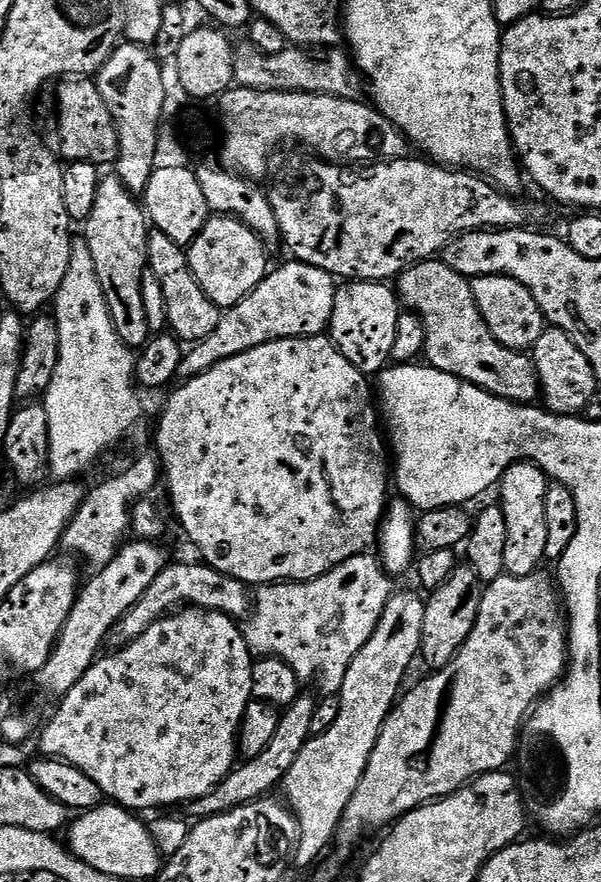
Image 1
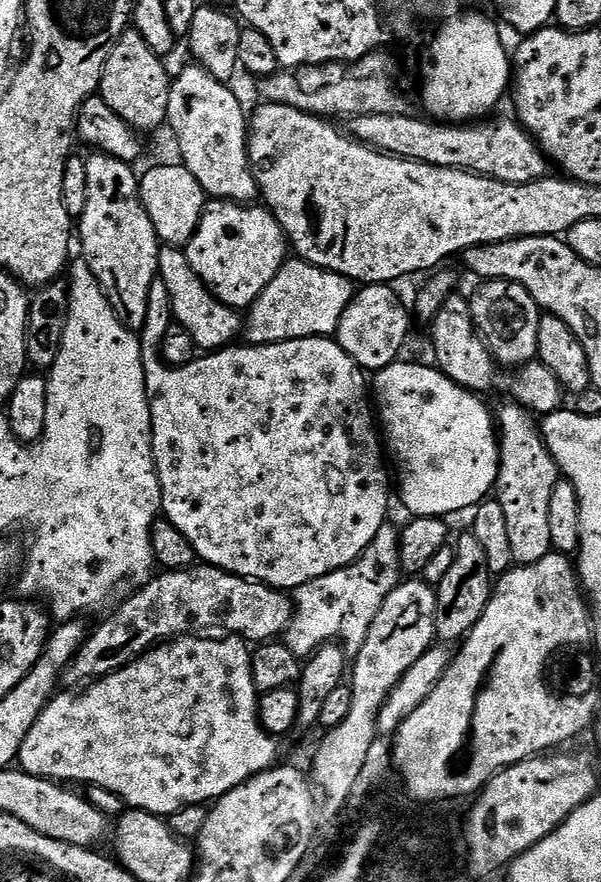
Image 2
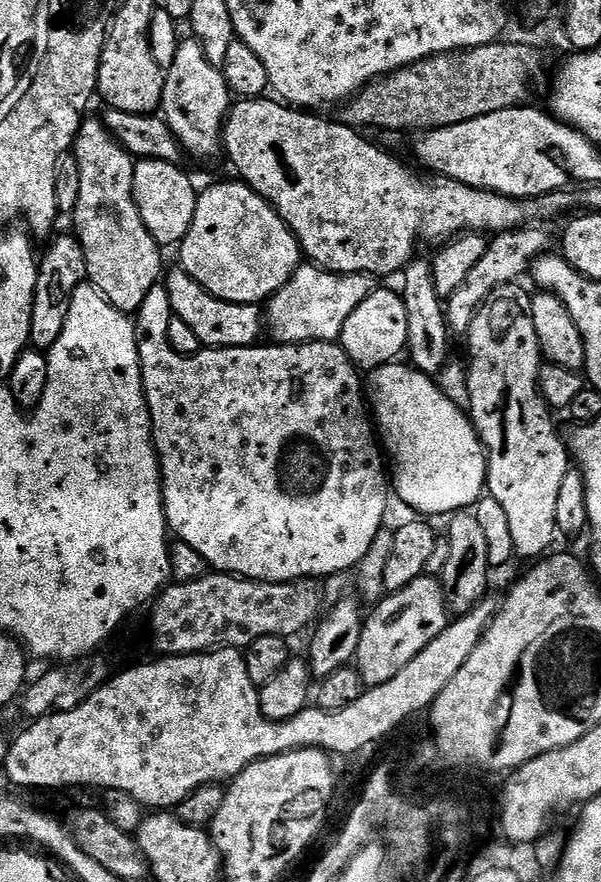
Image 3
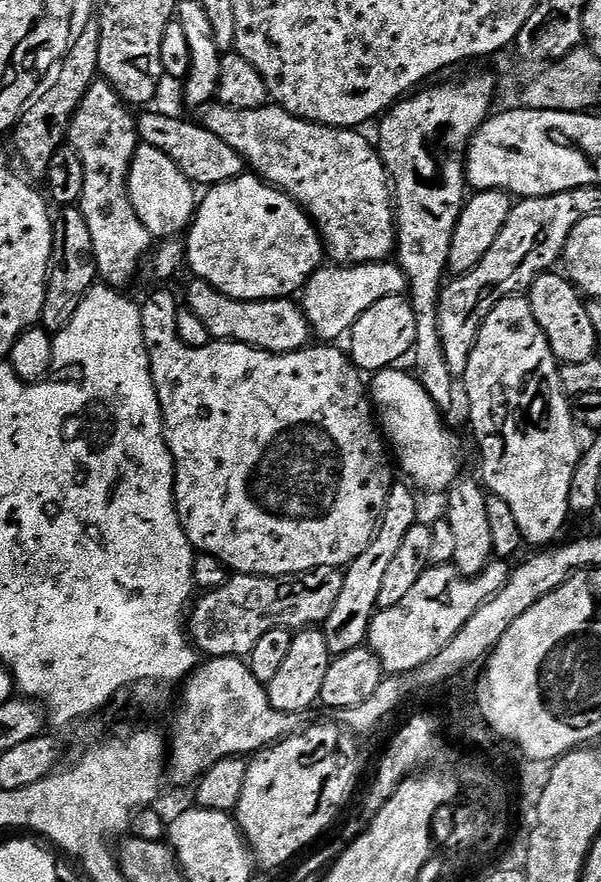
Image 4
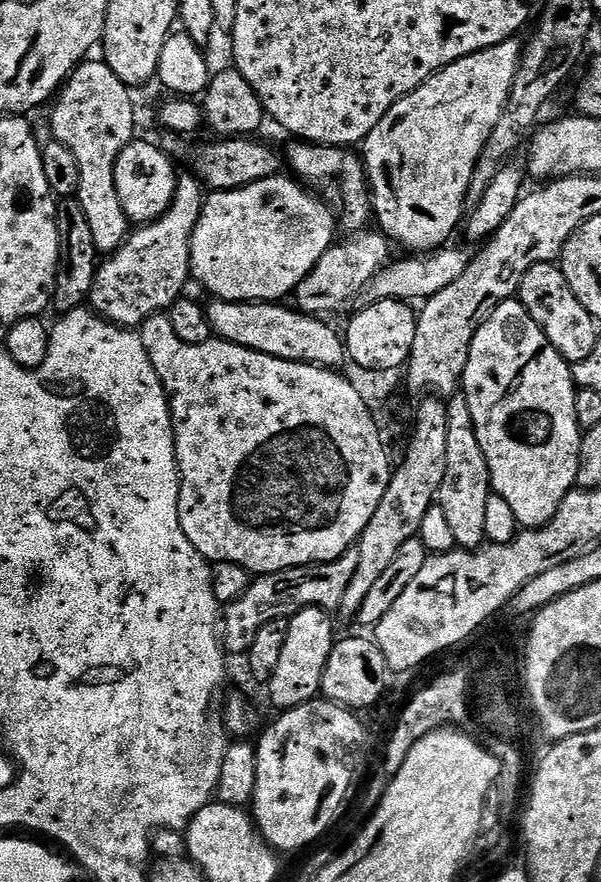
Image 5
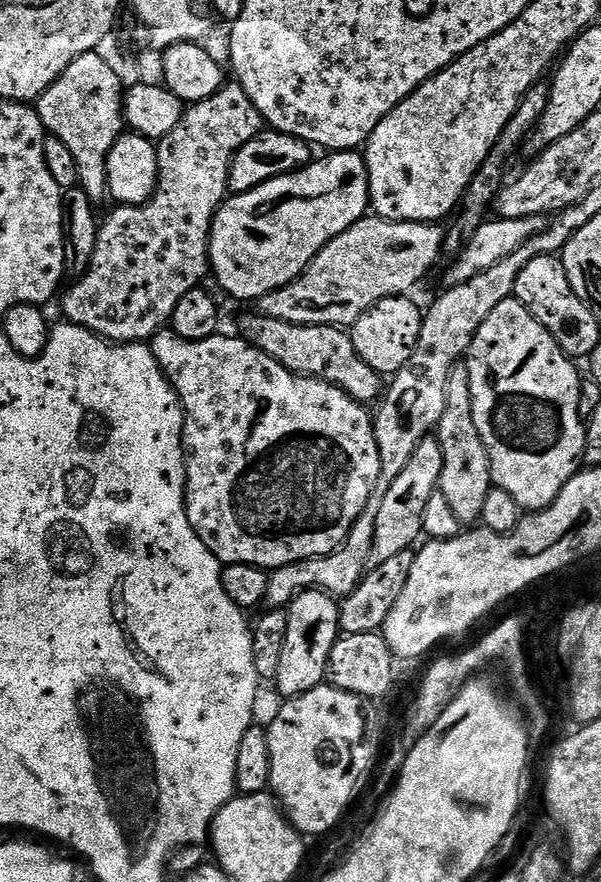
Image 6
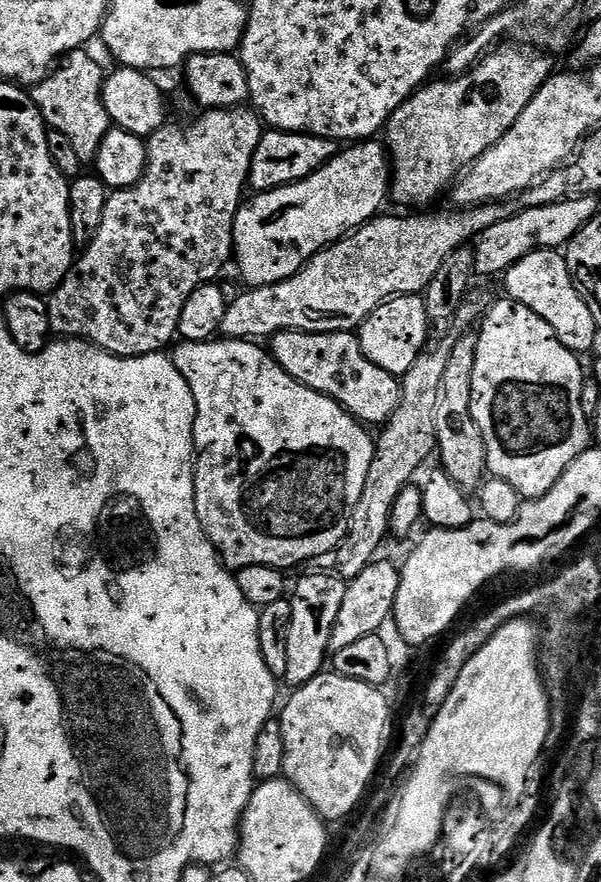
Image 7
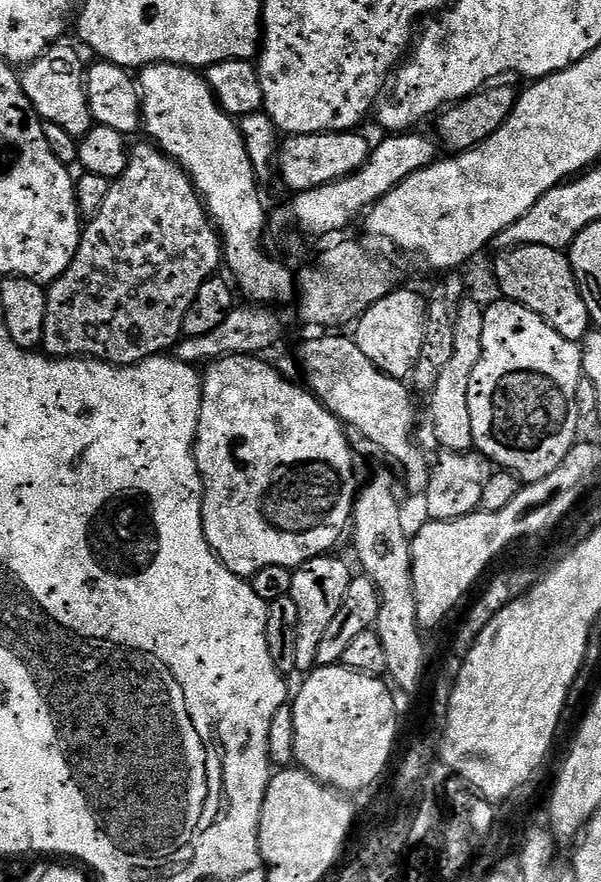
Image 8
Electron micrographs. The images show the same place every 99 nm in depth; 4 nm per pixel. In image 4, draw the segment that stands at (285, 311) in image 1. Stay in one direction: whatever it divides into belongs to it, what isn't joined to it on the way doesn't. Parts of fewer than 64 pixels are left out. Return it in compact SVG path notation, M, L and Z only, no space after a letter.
M375 260L369 264L354 264L351 266L331 266L332 268L327 268L327 266L321 266L316 269L316 273L310 277L310 279L304 284L302 291L298 296L298 303L300 305L301 311L304 312L305 318L308 320L308 325L313 330L313 333L318 337L321 336L321 341L324 342L336 342L339 336L347 337L351 333L354 322L358 318L362 318L362 314L366 314L366 310L370 310L370 306L374 306L374 302L382 302L382 298L387 296L404 296L408 291L408 279L404 277L404 272L401 270L400 265L395 262L389 262L388 260Z

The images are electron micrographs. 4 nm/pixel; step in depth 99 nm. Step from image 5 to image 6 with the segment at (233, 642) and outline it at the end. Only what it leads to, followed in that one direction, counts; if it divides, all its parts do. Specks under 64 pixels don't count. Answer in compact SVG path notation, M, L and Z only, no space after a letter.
M373 494L368 500L368 505L362 510L362 514L352 523L352 530L344 539L344 543L329 556L316 556L312 560L294 562L275 569L270 576L263 607L268 610L287 609L297 594L306 592L310 588L319 588L337 598L349 596L360 585L370 568L374 546L374 522L378 522L379 505L380 496Z

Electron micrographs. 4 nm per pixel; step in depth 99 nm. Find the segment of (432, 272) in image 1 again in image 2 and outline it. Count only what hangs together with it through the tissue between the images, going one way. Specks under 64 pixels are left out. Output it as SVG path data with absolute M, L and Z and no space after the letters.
M453 294L445 302L430 321L432 328L432 348L436 351L435 367L445 376L449 376L454 383L467 388L469 392L485 394L495 386L498 391L505 392L509 401L515 402L537 417L543 418L552 412L559 412L565 407L566 393L562 385L550 374L545 364L529 362L523 366L504 370L499 376L496 359L488 351L488 345L480 338L476 330L476 323L472 321L472 306L460 294Z

